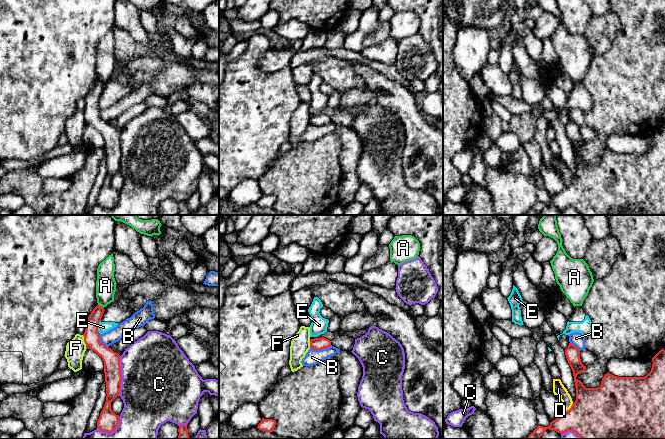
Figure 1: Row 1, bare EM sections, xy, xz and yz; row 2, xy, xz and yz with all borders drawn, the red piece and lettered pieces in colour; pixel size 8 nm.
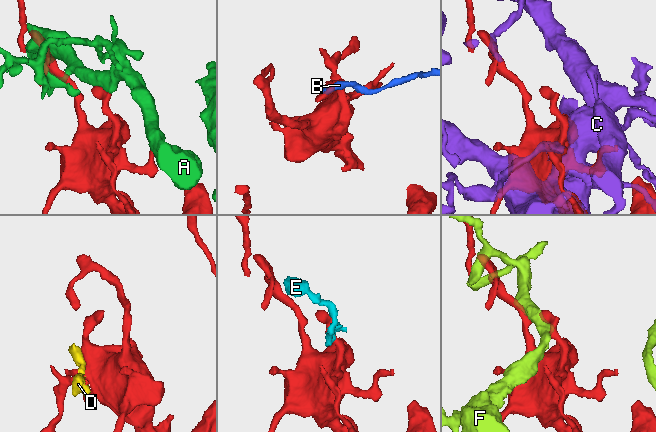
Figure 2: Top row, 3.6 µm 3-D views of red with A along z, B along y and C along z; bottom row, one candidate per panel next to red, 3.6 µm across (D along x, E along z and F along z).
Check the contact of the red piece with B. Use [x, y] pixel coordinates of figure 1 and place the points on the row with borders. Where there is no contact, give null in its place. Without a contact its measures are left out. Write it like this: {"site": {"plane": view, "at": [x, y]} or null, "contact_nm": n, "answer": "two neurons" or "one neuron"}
{"site": {"plane": "xz", "at": [320, 349]}, "contact_nm": 180, "answer": "two neurons"}

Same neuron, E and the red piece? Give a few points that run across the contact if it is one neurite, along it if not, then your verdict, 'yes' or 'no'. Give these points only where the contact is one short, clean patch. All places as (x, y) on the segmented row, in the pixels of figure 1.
line xy (100, 320), (98, 324), (99, 333); no

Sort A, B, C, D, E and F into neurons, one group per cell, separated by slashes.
A / B / C D / E / F

